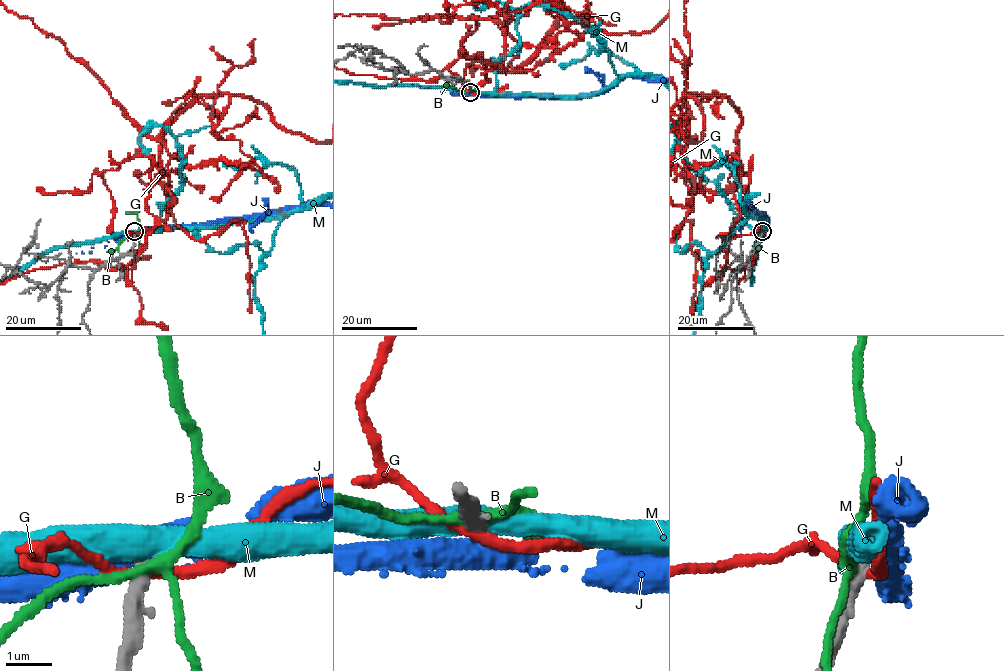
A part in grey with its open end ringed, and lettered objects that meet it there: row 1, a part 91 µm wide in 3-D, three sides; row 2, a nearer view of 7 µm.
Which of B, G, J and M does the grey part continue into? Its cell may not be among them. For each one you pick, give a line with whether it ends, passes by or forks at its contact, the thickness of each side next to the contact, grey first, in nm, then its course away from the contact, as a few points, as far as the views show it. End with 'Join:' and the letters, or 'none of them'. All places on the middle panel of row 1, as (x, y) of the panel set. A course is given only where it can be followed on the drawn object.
Join: none of them

